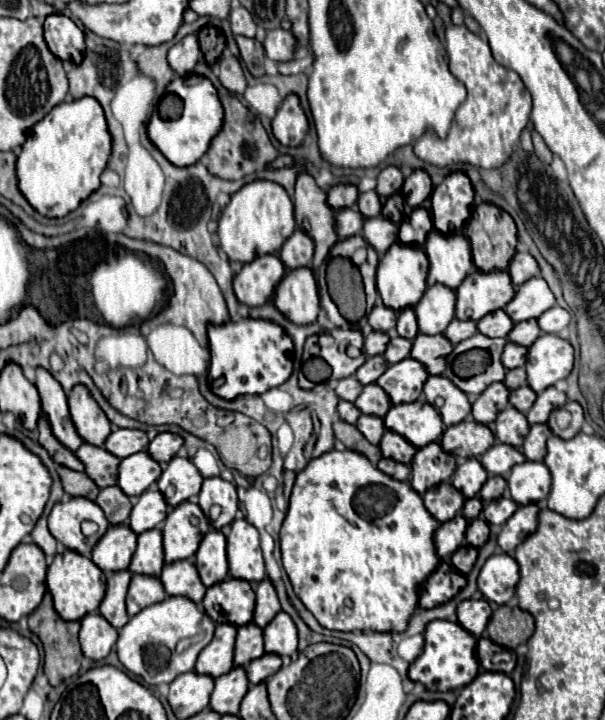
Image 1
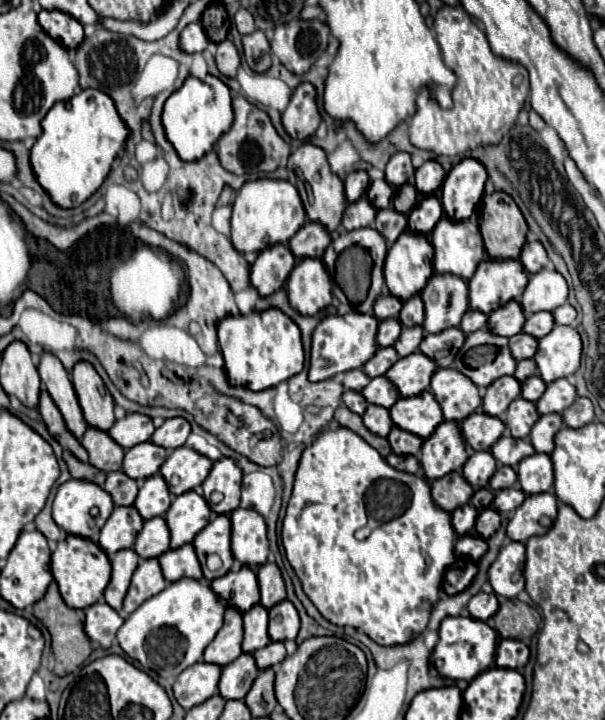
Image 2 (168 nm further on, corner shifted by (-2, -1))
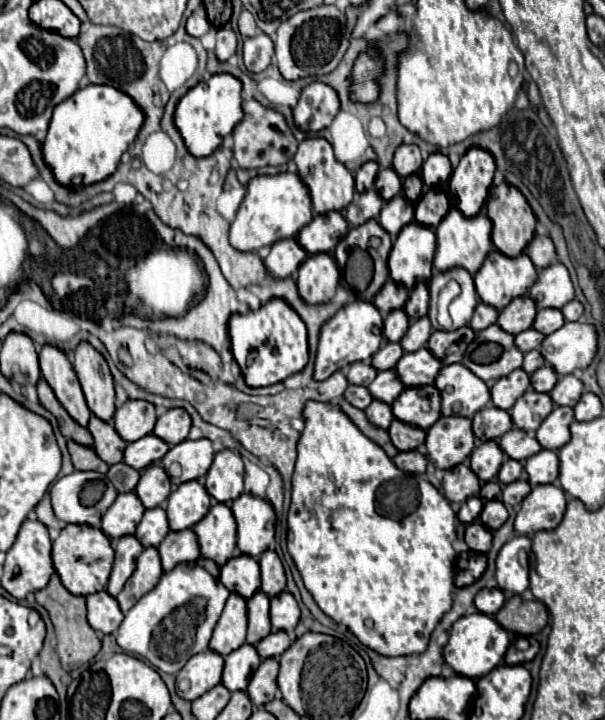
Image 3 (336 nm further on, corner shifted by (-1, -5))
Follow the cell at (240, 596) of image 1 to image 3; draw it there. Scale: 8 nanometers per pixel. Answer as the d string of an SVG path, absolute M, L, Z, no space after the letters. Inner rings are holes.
M243 553L237 557L231 557L221 567L221 583L229 591L239 593L241 597L249 599L261 587L257 559L251 555L243 555Z

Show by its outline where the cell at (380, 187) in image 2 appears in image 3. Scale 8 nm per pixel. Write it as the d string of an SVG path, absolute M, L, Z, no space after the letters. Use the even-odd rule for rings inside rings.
M387 167L387 169L381 169L377 173L377 179L375 179L375 185L381 193L381 197L385 201L393 199L401 189L403 189L403 183L401 183L401 177L397 175L397 171L393 167Z

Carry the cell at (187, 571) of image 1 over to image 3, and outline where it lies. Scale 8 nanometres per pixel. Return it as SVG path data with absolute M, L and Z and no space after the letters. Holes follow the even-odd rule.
M193 529L169 531L167 537L159 543L157 551L161 555L161 563L165 571L173 569L173 565L181 561L195 561L201 555L197 535Z

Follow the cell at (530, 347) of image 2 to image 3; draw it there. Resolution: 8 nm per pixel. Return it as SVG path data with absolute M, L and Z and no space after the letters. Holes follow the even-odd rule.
M531 327L529 331L521 331L519 335L515 335L515 345L517 345L523 353L527 353L527 351L539 349L543 339L545 339L545 335L539 333L539 331L533 331L533 327Z

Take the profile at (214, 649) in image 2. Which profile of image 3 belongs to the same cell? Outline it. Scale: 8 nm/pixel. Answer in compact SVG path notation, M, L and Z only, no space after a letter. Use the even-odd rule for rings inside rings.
M231 593L215 625L209 647L225 657L245 643L245 631L247 631L247 599L237 593Z

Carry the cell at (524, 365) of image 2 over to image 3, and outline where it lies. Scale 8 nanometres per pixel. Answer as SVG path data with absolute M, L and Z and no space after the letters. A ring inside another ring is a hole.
M533 349L533 351L525 353L525 359L523 359L523 369L525 369L529 375L533 375L533 371L537 371L537 369L539 369L539 367L543 367L543 365L545 365L545 359L543 359L541 351Z

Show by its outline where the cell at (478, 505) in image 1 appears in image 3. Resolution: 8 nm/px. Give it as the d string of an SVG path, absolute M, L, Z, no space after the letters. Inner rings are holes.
M487 481L487 483L483 483L483 487L481 487L481 493L479 493L479 497L481 497L483 501L497 499L499 495L501 495L501 485L499 485L497 481Z

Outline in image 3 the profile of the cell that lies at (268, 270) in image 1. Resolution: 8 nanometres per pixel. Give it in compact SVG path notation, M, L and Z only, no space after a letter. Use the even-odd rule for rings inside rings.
M295 237L291 239L281 239L277 243L273 243L269 257L265 259L267 271L277 277L291 277L293 271L299 269L299 265L309 257L309 253L299 245L299 241Z

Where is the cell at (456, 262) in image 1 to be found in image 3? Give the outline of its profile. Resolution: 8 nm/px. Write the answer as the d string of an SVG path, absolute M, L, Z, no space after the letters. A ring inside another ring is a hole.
M451 209L441 225L437 225L435 229L437 235L437 251L435 251L435 259L433 259L433 267L437 271L449 271L453 267L465 267L469 269L469 273L477 273L481 263L485 261L485 257L489 255L489 251L493 249L491 243L491 221L485 213L477 213L475 217L465 217L459 209Z

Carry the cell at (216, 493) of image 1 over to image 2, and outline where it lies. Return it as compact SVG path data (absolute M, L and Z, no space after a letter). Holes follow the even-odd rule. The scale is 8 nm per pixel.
M222 459L216 461L202 483L204 489L204 499L210 499L210 493L218 491L224 495L224 499L218 505L212 505L212 511L216 515L230 515L234 509L240 507L240 485L242 485L242 471L232 459Z

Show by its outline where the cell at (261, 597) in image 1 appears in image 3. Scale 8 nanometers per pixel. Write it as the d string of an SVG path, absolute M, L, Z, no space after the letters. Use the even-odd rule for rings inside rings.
M265 551L259 557L261 565L261 591L269 597L275 597L285 589L285 571L281 565L281 559L275 551Z

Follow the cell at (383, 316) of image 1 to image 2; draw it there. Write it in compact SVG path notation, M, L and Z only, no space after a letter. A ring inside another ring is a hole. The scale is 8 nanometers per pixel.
M380 295L378 301L374 303L374 317L384 321L384 319L398 319L398 313L402 309L402 301L390 295Z

